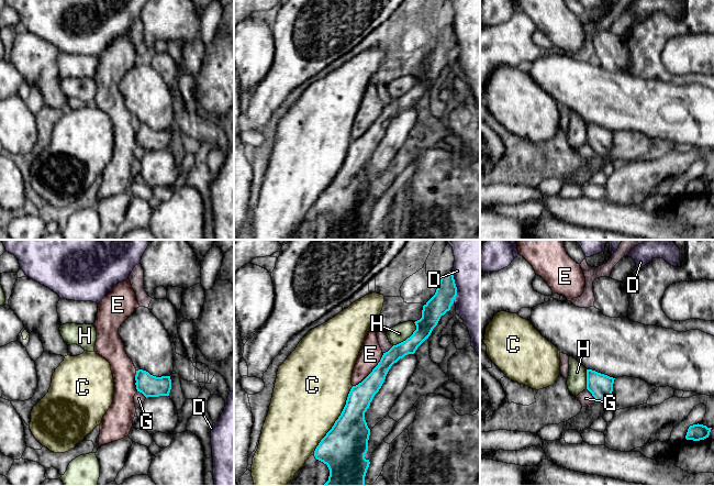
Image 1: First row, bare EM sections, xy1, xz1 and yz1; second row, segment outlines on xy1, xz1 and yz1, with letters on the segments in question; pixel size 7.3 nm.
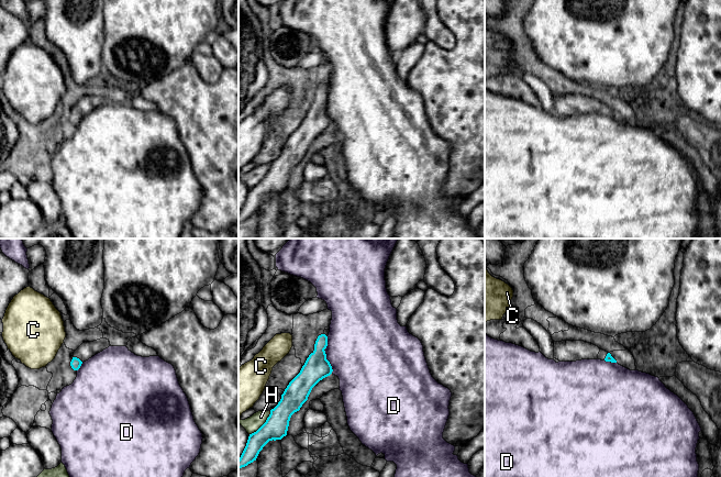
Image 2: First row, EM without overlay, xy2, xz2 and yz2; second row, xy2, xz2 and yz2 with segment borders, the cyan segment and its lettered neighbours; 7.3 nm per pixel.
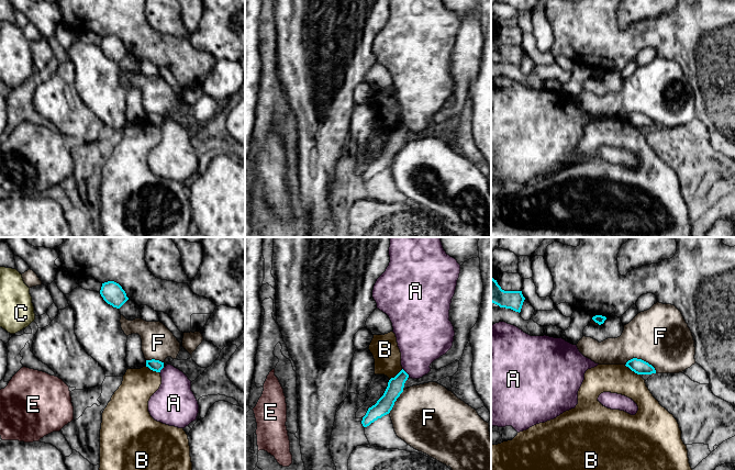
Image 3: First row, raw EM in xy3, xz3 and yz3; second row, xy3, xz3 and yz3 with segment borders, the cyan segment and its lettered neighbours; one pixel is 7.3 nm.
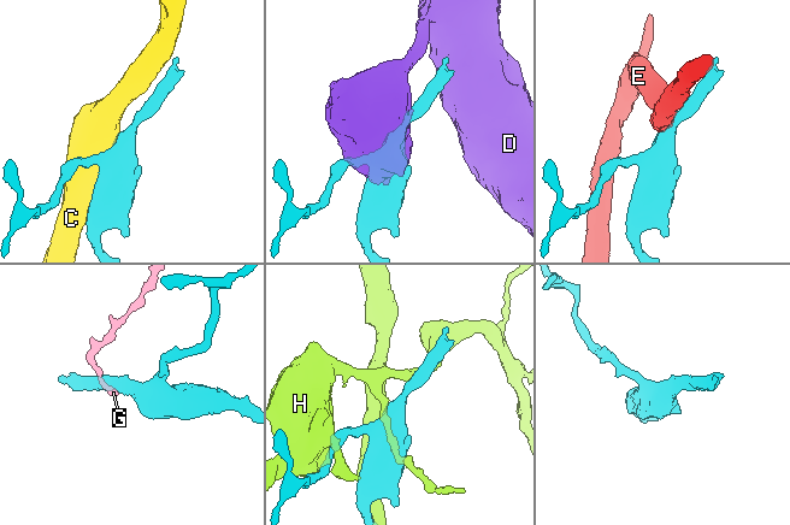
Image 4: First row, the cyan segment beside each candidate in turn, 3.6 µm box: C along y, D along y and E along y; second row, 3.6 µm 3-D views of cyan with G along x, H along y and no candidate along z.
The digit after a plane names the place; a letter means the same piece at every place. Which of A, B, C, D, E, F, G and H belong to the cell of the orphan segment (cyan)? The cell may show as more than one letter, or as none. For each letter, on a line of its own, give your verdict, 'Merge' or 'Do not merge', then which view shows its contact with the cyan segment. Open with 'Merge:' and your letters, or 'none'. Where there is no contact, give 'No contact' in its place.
Merge: none
A: Do not merge. Touches cyan in xz3
B: Do not merge. Touches cyan in yz3
C: Do not merge. Touches cyan in xz1
D: Do not merge. Touches cyan in xz1
E: Do not merge. Touches cyan in xz1
F: Do not merge. Touches cyan in yz3
G: Do not merge. Touches cyan in yz1
H: Do not merge. Touches cyan in xz1

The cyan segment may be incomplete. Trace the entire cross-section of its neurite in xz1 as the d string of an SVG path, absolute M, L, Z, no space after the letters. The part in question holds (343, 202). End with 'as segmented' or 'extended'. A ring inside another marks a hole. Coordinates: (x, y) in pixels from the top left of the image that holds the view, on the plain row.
M449 25L440 32L435 48L423 59L422 71L414 76L416 84L413 88L383 107L372 125L352 141L341 169L314 205L315 212L330 223L328 234L323 240L365 240L370 218L365 212L370 189L365 166L391 120L405 109L414 108L428 92L440 70L450 64L456 49L454 29Z; as segmented

